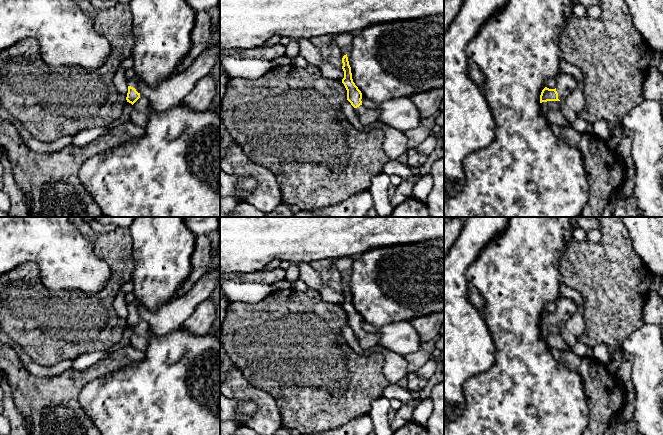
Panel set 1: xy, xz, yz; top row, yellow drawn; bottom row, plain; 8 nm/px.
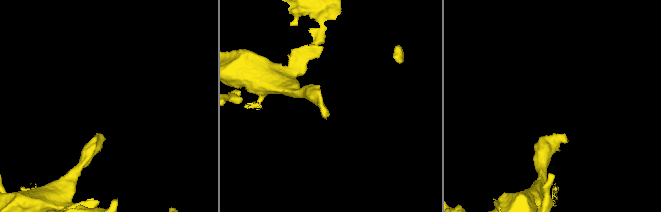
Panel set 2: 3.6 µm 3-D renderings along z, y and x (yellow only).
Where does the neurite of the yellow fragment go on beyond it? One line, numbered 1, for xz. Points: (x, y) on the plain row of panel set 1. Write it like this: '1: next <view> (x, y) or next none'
1: next xz (367, 340)

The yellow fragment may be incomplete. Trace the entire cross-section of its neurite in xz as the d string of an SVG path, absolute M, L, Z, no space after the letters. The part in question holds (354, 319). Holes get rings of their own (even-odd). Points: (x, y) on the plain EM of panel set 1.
M347 278L342 282L342 293L344 295L344 302L342 307L347 314L347 324L354 331L354 334L358 340L359 345L363 349L372 349L379 347L379 336L373 332L367 332L362 329L362 317L355 309L352 303L351 291L349 289Z

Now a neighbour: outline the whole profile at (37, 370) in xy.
M72 360L61 361L50 367L43 367L33 361L29 364L23 363L23 365L30 374L37 377L52 377L73 368Z

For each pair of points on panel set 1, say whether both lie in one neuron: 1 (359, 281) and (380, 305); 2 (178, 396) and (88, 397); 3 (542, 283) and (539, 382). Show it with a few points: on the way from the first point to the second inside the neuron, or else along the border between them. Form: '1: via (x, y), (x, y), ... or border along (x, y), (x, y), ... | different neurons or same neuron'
1: via (365, 287), (377, 299) | same neuron
2: via (156, 396), (110, 396) | same neuron
3: via (529, 308), (529, 357) | same neuron

